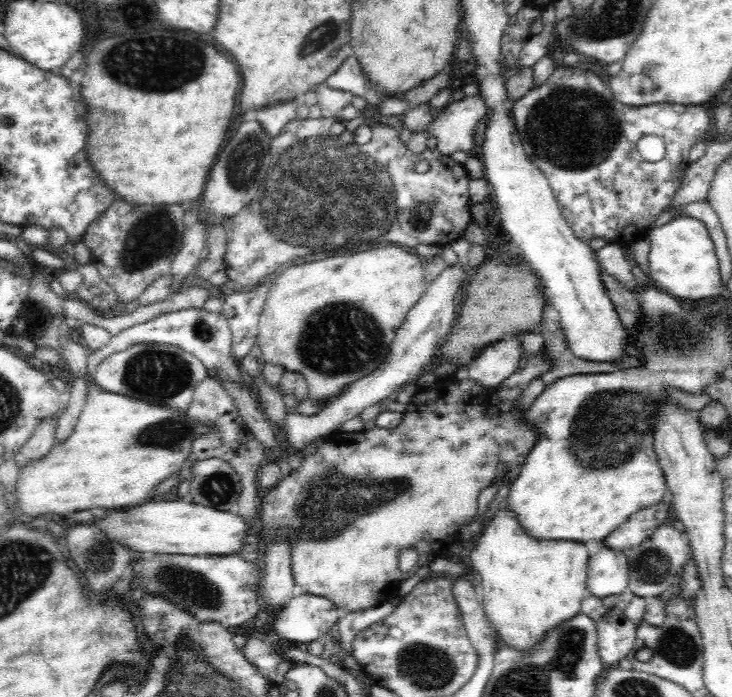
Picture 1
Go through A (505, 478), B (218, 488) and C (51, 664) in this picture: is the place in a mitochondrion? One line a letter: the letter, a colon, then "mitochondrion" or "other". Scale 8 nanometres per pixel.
A: other
B: mitochondrion
C: other

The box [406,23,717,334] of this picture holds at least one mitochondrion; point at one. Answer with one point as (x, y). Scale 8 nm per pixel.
(601, 132)

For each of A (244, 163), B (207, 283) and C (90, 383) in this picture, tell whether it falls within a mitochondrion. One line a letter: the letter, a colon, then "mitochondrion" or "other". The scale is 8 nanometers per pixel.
A: mitochondrion
B: other
C: other

